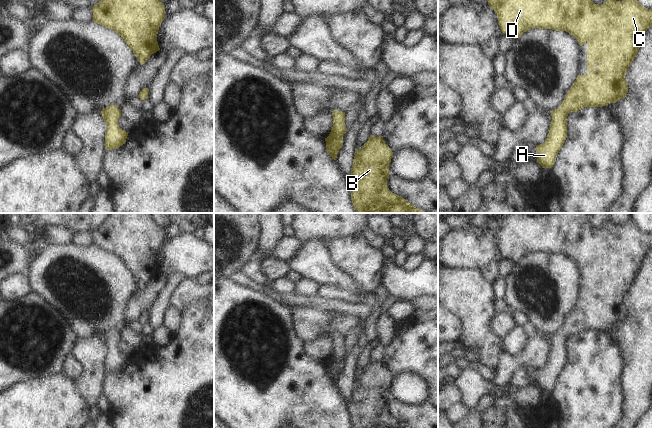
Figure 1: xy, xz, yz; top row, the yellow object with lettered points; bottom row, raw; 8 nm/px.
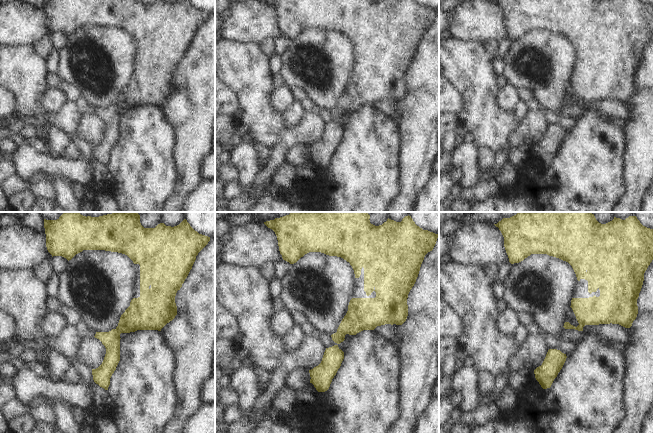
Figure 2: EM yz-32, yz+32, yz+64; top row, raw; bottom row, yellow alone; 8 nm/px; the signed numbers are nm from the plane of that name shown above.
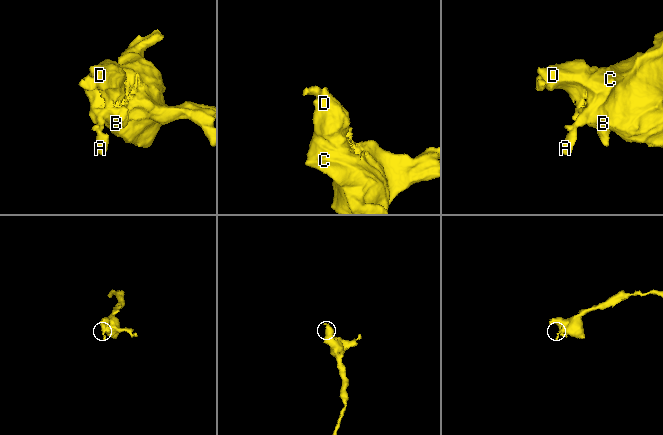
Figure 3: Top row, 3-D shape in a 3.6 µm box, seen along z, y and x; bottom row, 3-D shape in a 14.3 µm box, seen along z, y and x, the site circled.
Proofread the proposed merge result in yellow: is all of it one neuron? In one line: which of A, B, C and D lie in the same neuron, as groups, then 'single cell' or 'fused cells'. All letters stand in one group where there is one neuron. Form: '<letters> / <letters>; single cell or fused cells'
A B C D; single cell

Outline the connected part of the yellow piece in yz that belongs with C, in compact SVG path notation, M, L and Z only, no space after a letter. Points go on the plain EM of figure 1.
M511 213L508 217L489 218L488 229L497 239L503 258L514 263L524 256L538 253L566 255L573 259L580 270L587 267L587 299L578 299L562 328L550 335L552 344L544 367L536 369L537 386L542 392L552 392L558 376L567 362L567 340L584 331L603 331L626 321L627 294L635 283L645 256L652 250L652 234L643 231L629 218L624 225L610 221L603 228L591 225L588 213Z

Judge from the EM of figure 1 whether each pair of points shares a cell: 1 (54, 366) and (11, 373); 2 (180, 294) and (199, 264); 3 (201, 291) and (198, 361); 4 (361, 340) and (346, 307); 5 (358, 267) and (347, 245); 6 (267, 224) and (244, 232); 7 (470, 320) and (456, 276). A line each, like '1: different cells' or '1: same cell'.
1: same cell
2: different cells
3: different cells
4: same cell
5: same cell
6: different cells
7: same cell

